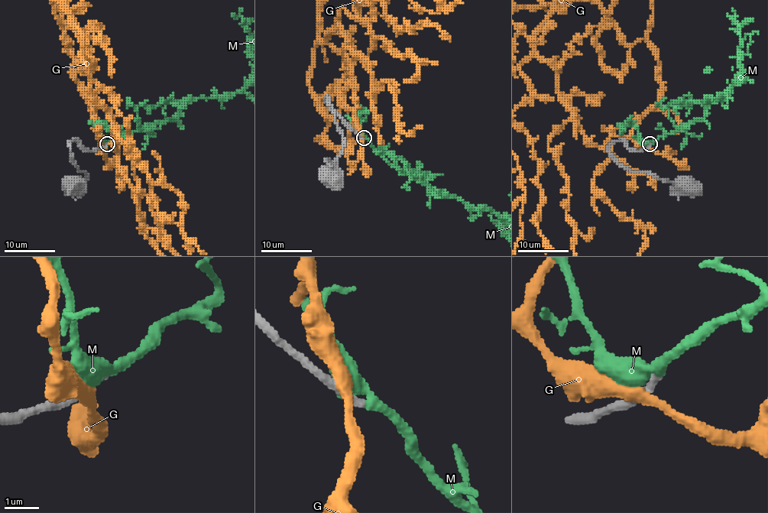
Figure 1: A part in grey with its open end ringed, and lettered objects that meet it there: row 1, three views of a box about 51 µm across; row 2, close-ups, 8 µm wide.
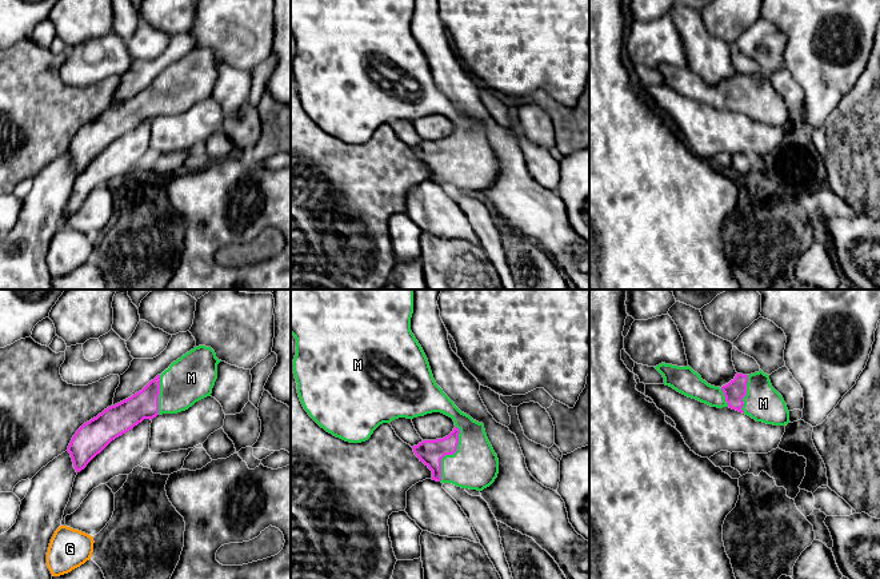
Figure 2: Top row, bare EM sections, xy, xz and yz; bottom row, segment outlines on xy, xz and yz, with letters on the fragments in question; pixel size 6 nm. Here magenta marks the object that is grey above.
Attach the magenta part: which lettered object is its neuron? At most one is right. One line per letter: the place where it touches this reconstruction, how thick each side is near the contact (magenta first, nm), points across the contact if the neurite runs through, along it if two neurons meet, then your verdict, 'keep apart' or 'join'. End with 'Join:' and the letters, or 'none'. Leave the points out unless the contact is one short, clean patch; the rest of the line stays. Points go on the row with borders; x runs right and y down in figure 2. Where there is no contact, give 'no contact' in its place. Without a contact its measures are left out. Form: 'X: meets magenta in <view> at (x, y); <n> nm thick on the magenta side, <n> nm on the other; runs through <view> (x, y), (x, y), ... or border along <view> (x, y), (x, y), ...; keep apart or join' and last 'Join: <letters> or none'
G: no contact; keep apart
M: meets magenta in xz at (450, 454); 150 nm thick on the magenta side, 280 nm on the other; runs through xz (431, 452), (450, 454), (475, 466); join
Join: M

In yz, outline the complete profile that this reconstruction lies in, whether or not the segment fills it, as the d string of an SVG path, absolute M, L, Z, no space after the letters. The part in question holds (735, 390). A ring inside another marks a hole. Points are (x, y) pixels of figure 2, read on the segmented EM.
M661 363L655 368L663 375L665 386L711 407L729 407L767 424L789 423L789 411L783 396L772 387L769 375L761 370L751 375L736 374L733 380L720 388L708 384L689 366Z

